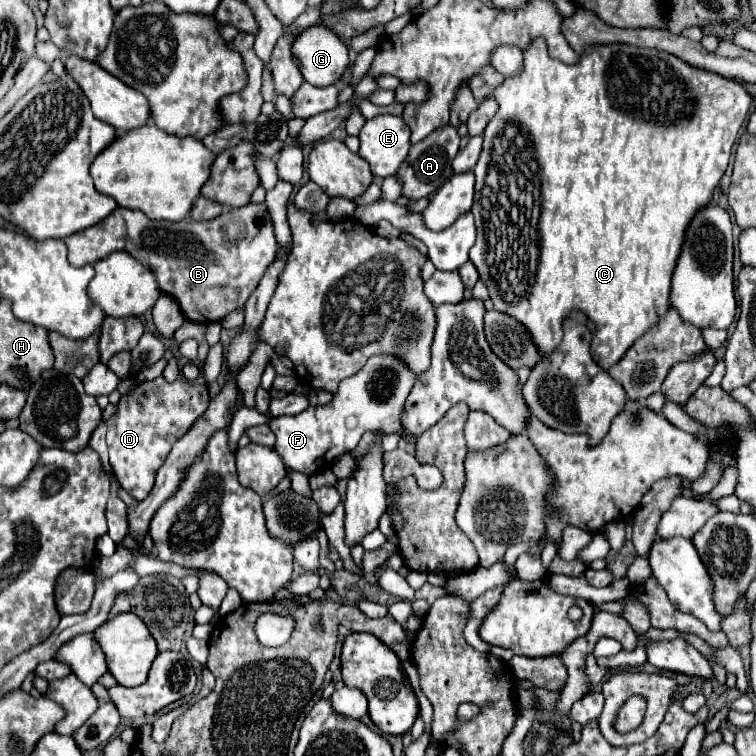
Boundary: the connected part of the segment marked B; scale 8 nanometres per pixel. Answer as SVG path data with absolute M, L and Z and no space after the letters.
M248 204L242 208L234 208L230 212L224 210L218 218L208 220L208 222L194 222L190 218L180 220L180 222L150 220L140 210L116 208L108 218L104 218L96 226L76 232L76 234L68 236L64 242L68 246L68 260L74 266L94 264L100 258L106 258L108 254L112 254L116 250L124 250L124 252L132 254L142 266L152 270L152 274L158 280L160 290L164 294L172 296L180 304L180 308L188 320L204 322L204 324L218 322L232 310L244 308L246 300L250 298L252 290L256 290L268 264L276 258L276 248L278 248L270 214L268 214L266 206L262 206L262 204Z

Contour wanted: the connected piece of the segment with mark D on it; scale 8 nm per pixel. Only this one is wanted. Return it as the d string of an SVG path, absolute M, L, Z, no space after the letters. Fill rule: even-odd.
M164 376L150 382L140 382L130 394L122 396L116 414L108 420L106 442L110 450L110 466L120 486L132 498L140 502L150 494L156 470L162 466L174 442L190 430L190 426L206 412L208 404L210 394L204 382L176 380L170 384Z

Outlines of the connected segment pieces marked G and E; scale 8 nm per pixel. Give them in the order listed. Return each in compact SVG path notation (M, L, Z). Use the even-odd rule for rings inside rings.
M314 24L292 40L292 58L296 58L306 82L330 86L342 78L348 66L348 48L336 32Z
M374 116L366 120L358 138L358 154L370 164L372 174L380 178L396 174L398 166L406 160L410 150L410 128L402 116Z

